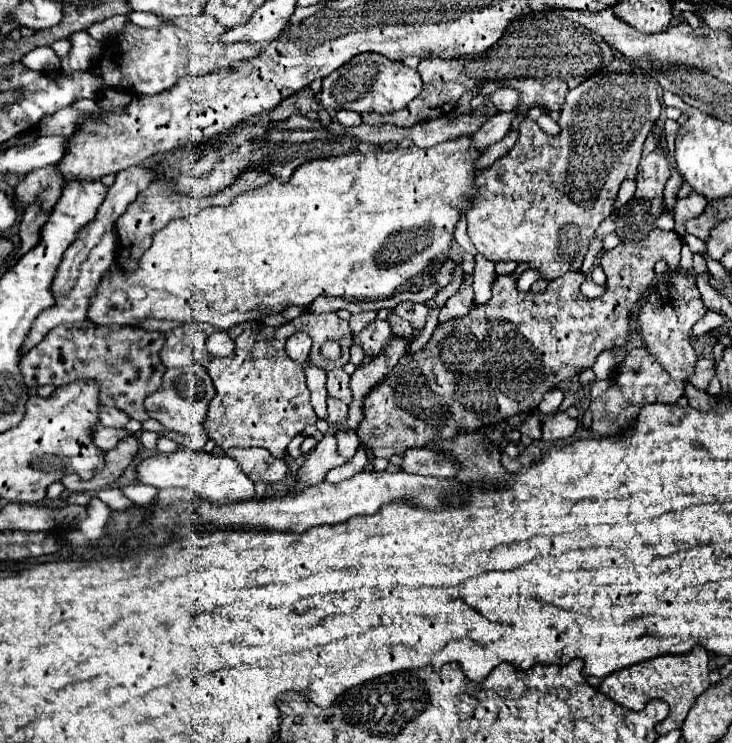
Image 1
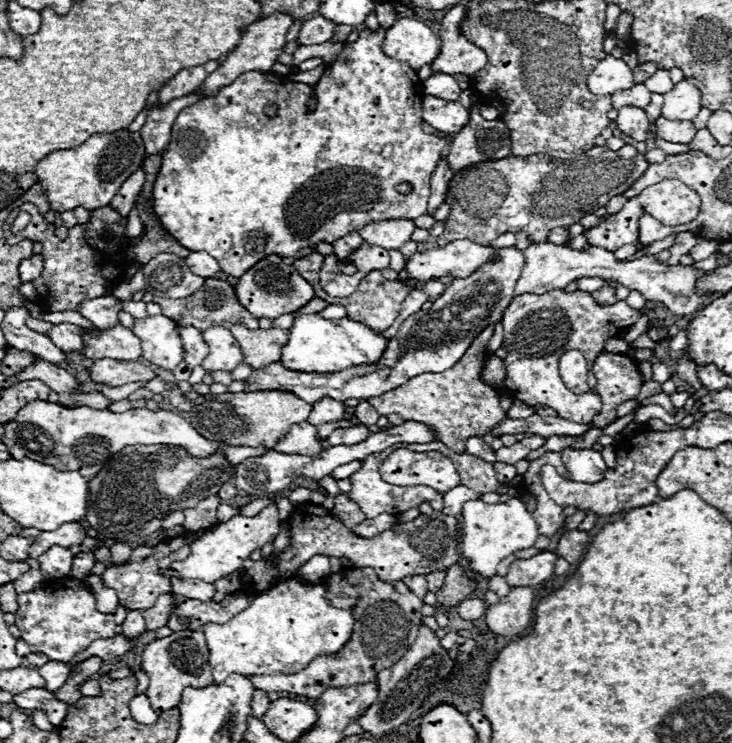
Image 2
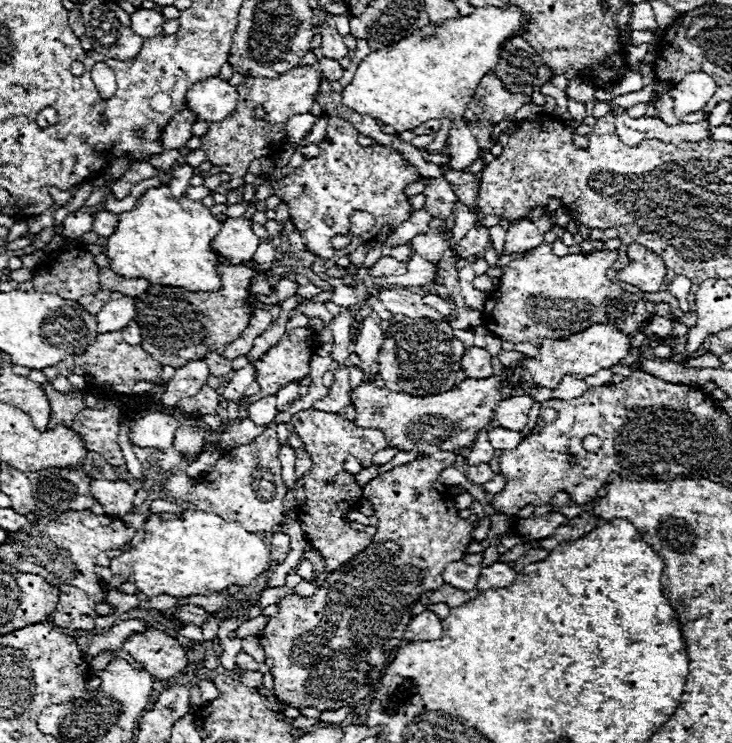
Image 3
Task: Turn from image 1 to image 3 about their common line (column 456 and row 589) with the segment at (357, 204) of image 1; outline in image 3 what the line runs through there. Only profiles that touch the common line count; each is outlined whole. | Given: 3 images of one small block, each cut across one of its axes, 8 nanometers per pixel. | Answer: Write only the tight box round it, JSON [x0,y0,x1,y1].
[110,510,270,598]

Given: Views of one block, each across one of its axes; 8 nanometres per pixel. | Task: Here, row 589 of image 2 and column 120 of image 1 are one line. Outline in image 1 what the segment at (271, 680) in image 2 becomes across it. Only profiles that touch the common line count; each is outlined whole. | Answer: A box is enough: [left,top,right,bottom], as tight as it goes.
[20,322,166,422]

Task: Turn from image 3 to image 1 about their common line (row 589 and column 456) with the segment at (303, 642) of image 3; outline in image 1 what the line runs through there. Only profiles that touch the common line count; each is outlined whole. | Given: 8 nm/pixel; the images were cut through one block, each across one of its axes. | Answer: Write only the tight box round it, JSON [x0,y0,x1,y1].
[356,228,682,458]

